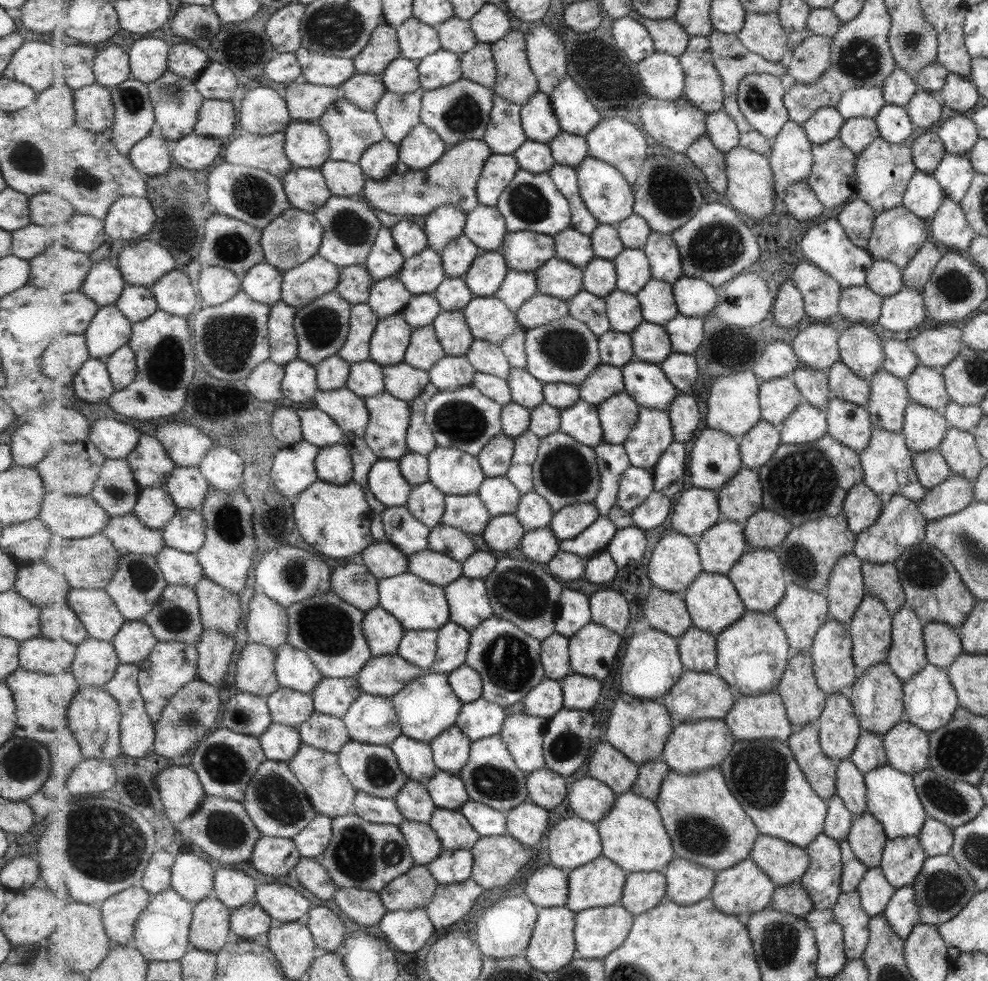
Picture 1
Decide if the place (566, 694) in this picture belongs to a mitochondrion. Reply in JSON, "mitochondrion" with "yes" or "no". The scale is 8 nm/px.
{"mitochondrion":"no"}

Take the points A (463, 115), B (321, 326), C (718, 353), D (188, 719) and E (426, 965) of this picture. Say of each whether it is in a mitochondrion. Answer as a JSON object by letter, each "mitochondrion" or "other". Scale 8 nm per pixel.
{"A":"mitochondrion","B":"mitochondrion","C":"other","D":"mitochondrion","E":"other"}

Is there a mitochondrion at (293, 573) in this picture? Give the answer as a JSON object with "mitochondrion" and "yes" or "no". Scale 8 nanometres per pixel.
{"mitochondrion":"yes"}

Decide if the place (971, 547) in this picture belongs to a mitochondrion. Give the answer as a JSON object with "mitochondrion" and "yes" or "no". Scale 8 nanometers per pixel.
{"mitochondrion":"yes"}

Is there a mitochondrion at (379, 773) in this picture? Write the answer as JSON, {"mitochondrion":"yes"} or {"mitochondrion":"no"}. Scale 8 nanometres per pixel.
{"mitochondrion":"yes"}

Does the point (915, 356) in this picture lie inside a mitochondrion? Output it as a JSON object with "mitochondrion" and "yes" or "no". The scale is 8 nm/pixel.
{"mitochondrion":"no"}

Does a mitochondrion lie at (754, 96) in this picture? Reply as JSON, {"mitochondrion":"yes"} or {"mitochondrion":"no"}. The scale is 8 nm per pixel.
{"mitochondrion":"yes"}

